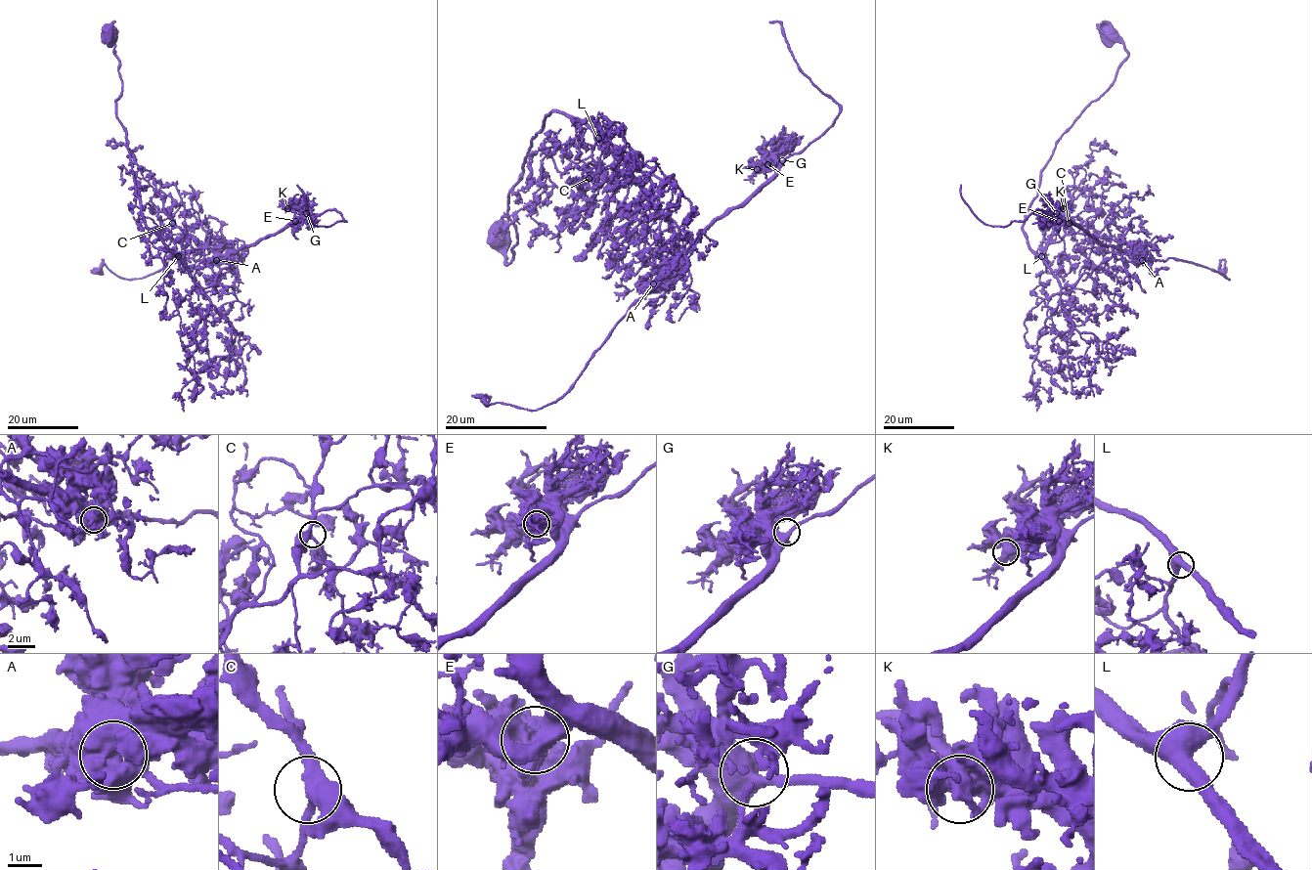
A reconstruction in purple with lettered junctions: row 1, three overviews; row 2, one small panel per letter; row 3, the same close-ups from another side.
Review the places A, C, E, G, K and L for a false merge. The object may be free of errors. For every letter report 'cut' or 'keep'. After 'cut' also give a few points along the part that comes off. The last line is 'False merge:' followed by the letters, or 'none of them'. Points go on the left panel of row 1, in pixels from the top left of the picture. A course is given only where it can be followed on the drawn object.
A: cut | (216, 260), (277, 234), (307, 213), (335, 210), (345, 221), (316, 225), (297, 185)
C: keep
E: keep
G: keep
K: keep
L: keep
False merge: A

